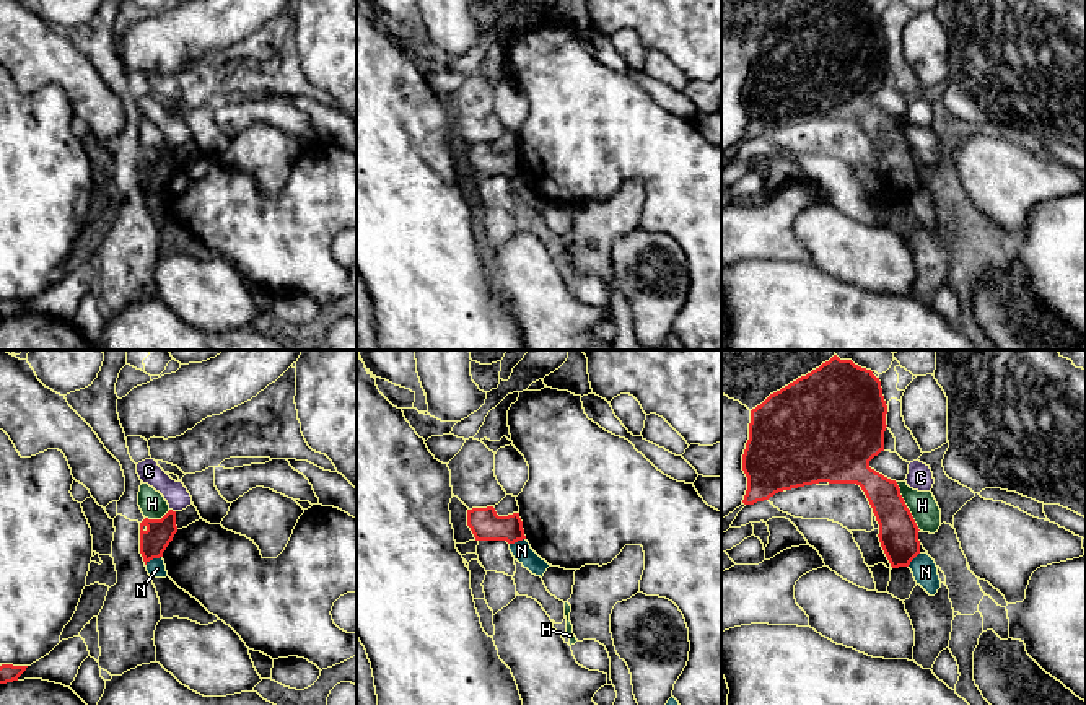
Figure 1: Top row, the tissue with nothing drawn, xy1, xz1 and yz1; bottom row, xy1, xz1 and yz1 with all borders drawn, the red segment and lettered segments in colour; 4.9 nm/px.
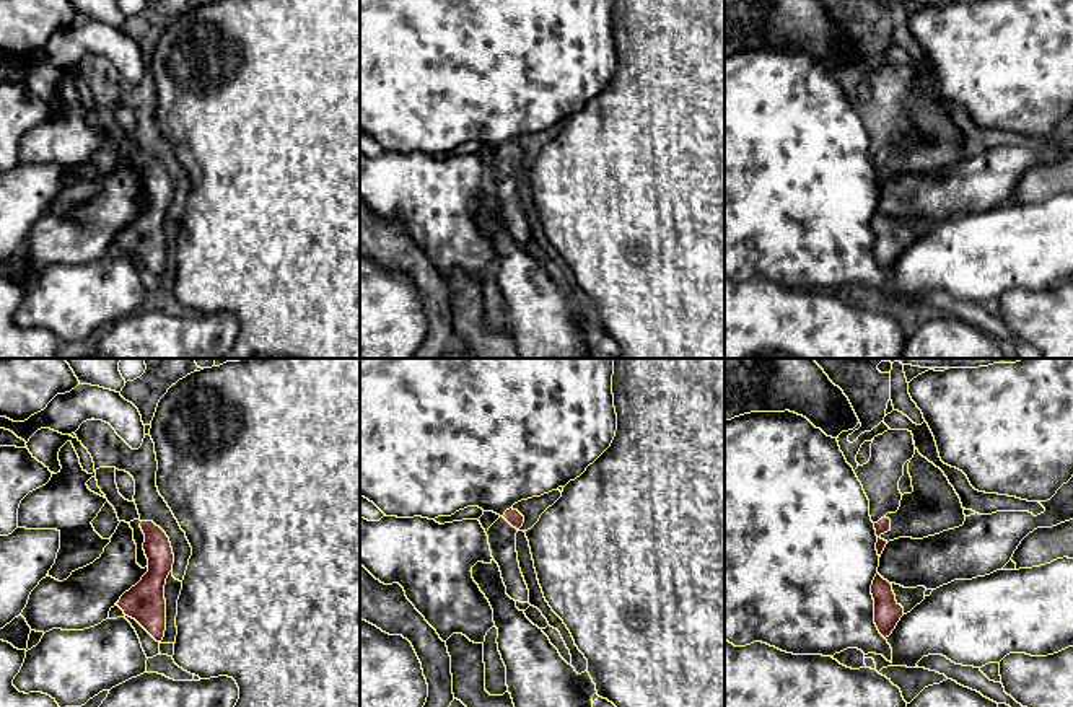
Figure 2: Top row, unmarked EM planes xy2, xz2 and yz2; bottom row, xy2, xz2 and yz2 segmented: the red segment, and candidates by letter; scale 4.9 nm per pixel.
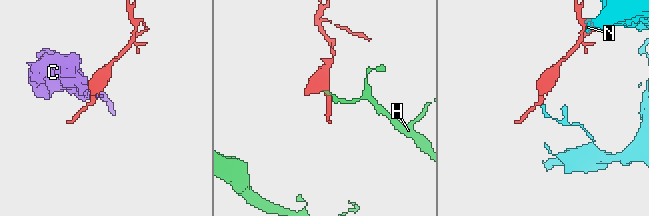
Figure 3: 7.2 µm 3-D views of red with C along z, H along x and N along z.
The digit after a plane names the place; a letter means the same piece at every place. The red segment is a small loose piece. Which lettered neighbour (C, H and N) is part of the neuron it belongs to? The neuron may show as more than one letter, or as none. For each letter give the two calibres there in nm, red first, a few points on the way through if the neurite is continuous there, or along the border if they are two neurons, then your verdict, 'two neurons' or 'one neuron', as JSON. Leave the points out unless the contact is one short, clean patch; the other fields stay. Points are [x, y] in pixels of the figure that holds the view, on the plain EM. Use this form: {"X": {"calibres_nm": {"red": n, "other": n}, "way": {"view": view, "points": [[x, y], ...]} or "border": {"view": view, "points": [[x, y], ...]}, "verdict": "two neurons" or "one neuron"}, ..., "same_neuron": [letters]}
{"C": {"calibres_nm": {"red": 140, "other": 120}, "verdict": "two neurons"}, "H": {"calibres_nm": {"red": 190, "other": 140}, "border": {"view": "yz1", "points": [[896, 118], [906, 142], [920, 165]]}, "verdict": "two neurons"}, "N": {"calibres_nm": {"red": 140, "other": 90}, "border": {"view": "xy1", "points": [[162, 191], [145, 201]]}, "verdict": "two neurons"}, "same_neuron": []}

